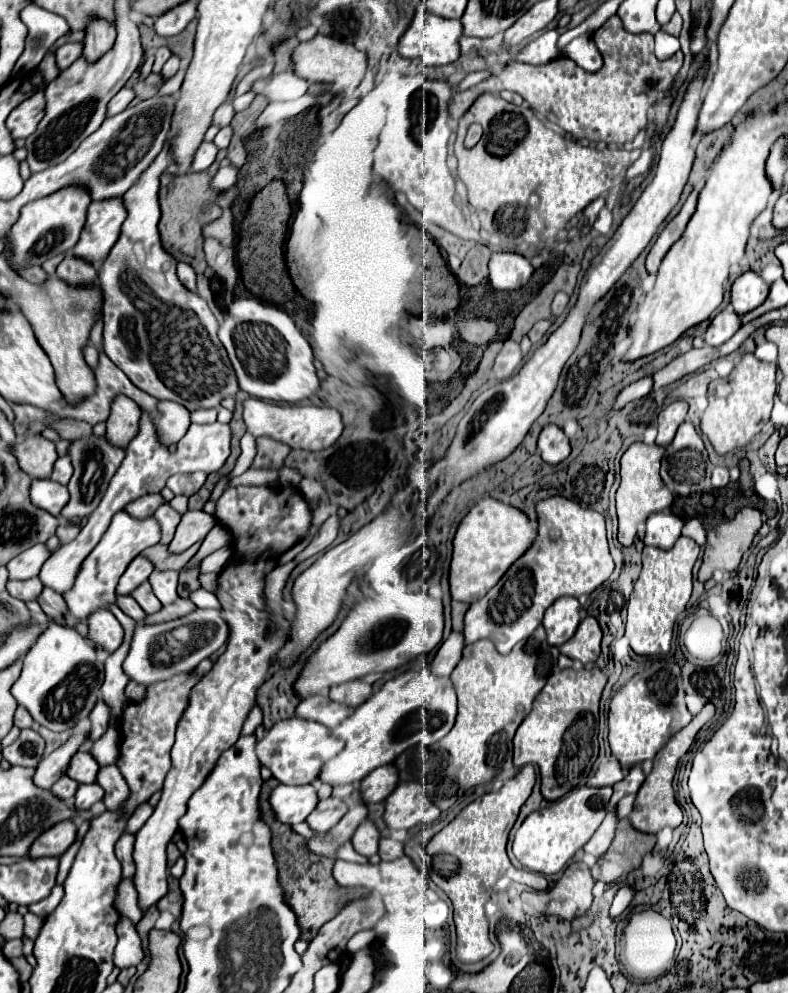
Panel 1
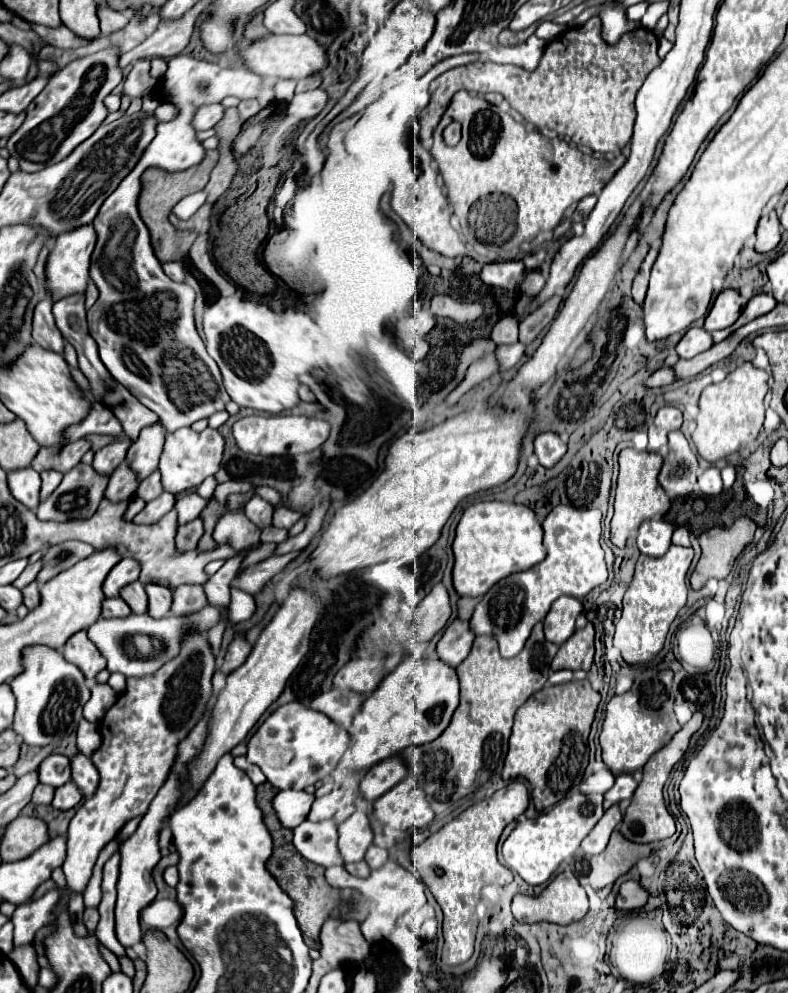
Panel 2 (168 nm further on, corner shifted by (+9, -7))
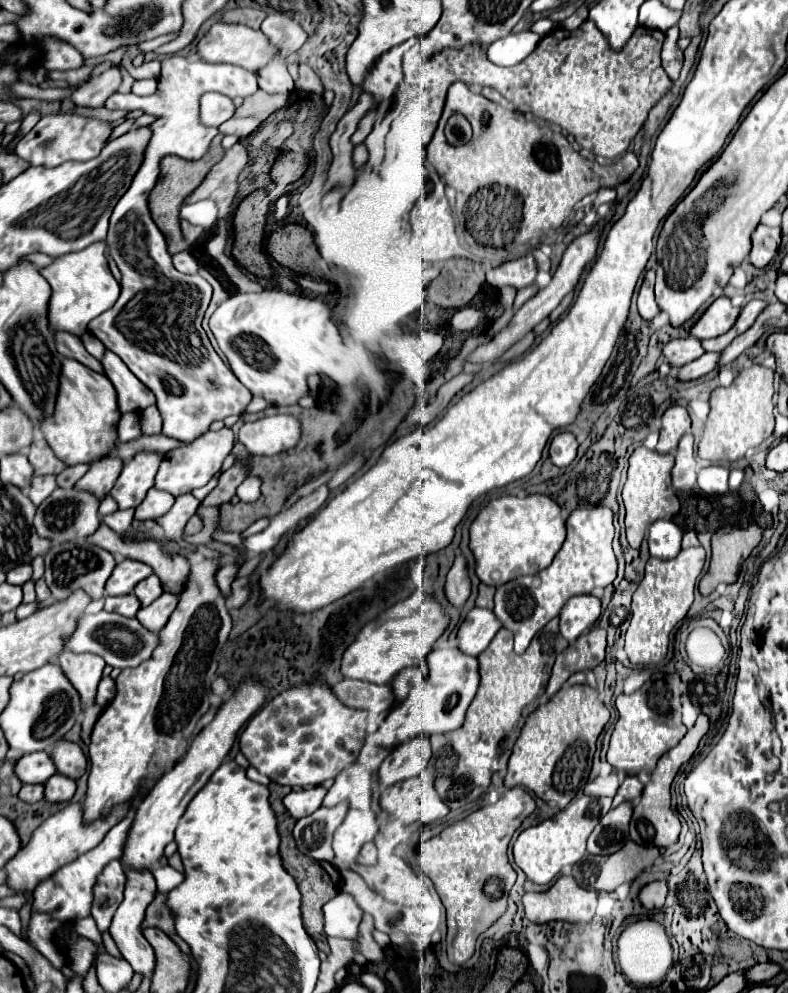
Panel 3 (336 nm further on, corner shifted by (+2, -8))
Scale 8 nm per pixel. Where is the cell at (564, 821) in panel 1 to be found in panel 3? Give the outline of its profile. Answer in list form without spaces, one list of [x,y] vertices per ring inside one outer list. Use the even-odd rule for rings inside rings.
[[[577,794],[567,808],[557,812],[553,818],[523,830],[513,844],[515,864],[527,874],[527,878],[535,884],[549,884],[565,866],[577,864],[585,854],[585,842],[599,818],[611,808],[611,798],[591,798],[585,794]]]

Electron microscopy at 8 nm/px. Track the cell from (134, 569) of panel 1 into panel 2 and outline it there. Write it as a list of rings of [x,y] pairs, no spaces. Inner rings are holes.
[[[122,559],[106,577],[104,581],[104,595],[118,597],[120,589],[128,583],[134,583],[140,575],[140,565],[134,559]]]

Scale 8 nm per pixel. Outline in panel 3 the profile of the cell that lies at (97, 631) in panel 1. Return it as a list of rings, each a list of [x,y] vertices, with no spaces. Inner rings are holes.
[[[65,650],[61,654],[61,670],[65,672],[67,680],[71,680],[73,688],[77,688],[81,696],[81,704],[95,700],[97,684],[101,680],[105,668],[105,660],[95,654],[73,654]]]

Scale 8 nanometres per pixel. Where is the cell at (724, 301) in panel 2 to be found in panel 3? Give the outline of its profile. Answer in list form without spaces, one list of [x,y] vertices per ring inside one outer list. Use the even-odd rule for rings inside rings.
[[[717,298],[703,314],[701,318],[691,326],[689,334],[695,336],[697,340],[707,340],[707,338],[717,338],[731,330],[739,316],[739,308],[733,308],[729,298]]]

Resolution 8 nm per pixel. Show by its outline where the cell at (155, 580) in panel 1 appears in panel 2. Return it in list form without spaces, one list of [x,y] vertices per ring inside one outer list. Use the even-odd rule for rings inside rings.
[[[154,583],[144,585],[146,595],[148,595],[148,615],[154,619],[170,615],[170,605],[172,605],[172,593],[170,589]]]

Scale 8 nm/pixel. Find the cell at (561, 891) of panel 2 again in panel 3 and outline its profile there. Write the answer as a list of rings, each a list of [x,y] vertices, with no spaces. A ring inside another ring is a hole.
[[[561,876],[545,892],[527,892],[523,896],[525,916],[535,924],[563,920],[573,924],[591,922],[597,906],[597,892],[583,890],[573,876]]]

